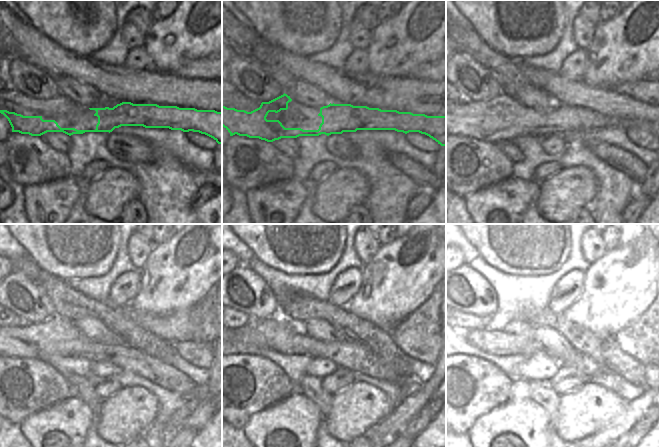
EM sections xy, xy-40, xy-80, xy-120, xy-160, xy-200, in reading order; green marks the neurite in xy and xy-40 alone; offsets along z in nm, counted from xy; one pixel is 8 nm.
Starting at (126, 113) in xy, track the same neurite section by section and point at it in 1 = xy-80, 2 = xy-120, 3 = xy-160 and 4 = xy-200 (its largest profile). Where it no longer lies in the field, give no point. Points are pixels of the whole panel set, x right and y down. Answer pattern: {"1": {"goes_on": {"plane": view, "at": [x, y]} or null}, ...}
{"1": {"goes_on": {"plane": "xy-80", "at": [472, 119]}}, "2": {"goes_on": {"plane": "xy-120", "at": [24, 341]}}, "3": {"goes_on": {"plane": "xy-160", "at": [250, 339]}}, "4": {"goes_on": {"plane": "xy-200", "at": [495, 330]}}}

